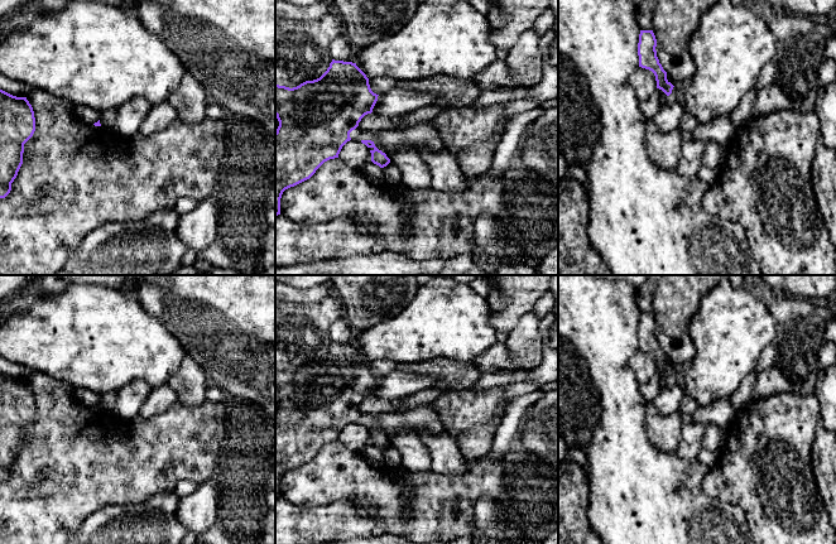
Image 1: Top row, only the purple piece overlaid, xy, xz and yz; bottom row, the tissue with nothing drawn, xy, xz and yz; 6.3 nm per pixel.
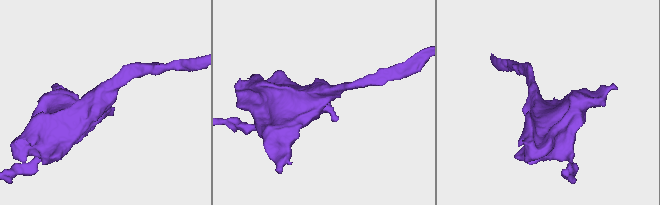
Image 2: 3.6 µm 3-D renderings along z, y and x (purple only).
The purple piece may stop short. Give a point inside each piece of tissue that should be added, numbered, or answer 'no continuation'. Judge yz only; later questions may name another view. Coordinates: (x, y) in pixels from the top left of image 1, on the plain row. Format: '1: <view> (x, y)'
no continuation

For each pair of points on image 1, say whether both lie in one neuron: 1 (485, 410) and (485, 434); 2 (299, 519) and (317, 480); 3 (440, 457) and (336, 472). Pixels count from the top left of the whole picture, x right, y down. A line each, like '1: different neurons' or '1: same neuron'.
1: different neurons
2: different neurons
3: different neurons

